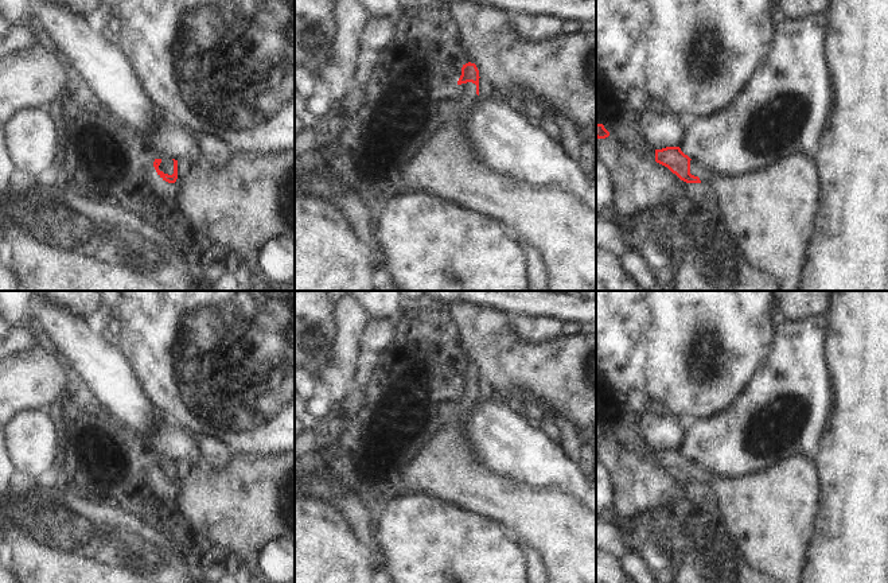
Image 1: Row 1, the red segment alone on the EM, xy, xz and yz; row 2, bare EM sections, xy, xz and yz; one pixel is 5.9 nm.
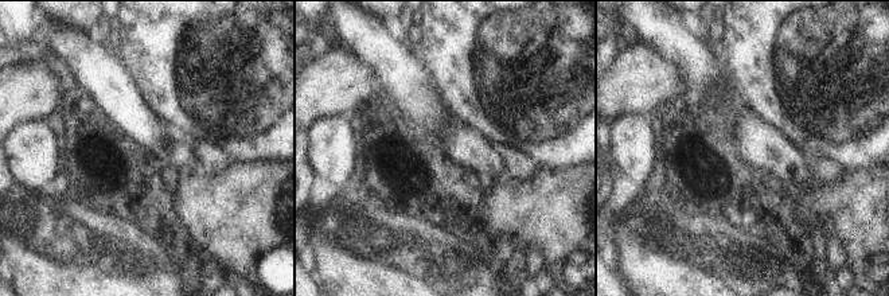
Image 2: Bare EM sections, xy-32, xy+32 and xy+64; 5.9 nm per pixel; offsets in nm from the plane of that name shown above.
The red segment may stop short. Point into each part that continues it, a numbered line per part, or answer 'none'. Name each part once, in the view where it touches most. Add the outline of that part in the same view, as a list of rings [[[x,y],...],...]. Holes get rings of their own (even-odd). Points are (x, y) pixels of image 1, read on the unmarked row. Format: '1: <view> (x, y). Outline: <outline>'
1: xy (167, 466). Outline: [[[172,459],[161,460],[159,471],[163,473],[164,475],[172,477],[174,475],[174,462],[172,462]]]

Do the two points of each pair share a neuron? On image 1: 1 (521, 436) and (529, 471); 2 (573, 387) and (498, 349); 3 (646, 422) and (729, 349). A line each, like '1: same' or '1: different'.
1: same
2: same
3: different

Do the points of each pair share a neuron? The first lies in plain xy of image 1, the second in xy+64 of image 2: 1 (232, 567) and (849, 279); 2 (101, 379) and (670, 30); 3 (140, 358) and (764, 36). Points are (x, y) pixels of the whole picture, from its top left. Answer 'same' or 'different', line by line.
1: different
2: same
3: same

